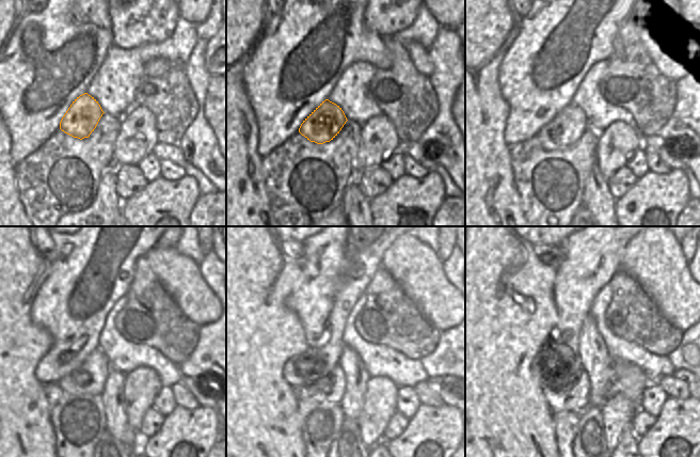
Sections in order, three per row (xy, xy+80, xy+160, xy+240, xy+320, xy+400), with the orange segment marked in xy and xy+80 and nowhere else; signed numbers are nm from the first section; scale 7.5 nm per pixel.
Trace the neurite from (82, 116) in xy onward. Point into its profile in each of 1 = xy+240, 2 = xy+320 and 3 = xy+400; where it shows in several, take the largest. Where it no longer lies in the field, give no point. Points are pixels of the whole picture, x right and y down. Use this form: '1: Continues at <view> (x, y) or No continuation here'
1: Continues at xy+240 (90, 378)
2: Continues at xy+320 (317, 387)
3: Continues at xy+400 (575, 397).

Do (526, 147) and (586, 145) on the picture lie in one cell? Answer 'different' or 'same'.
same

